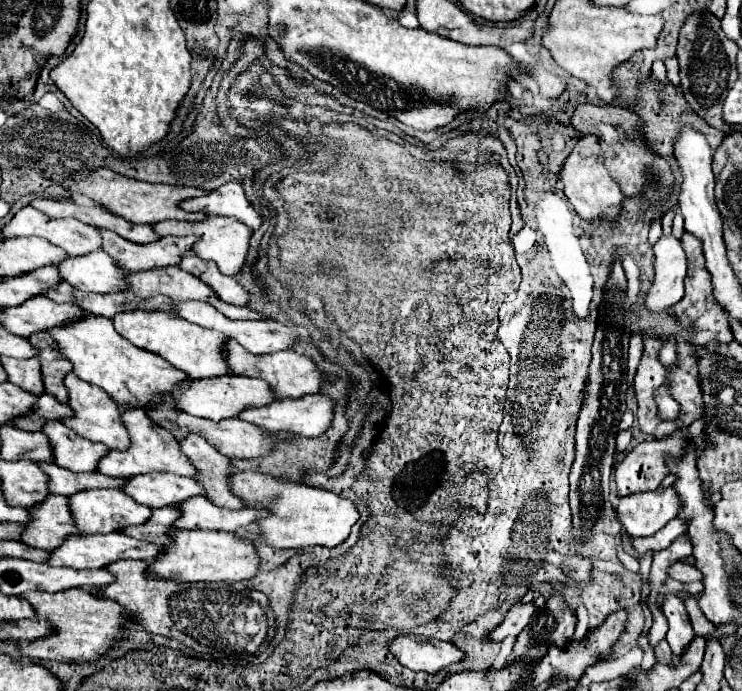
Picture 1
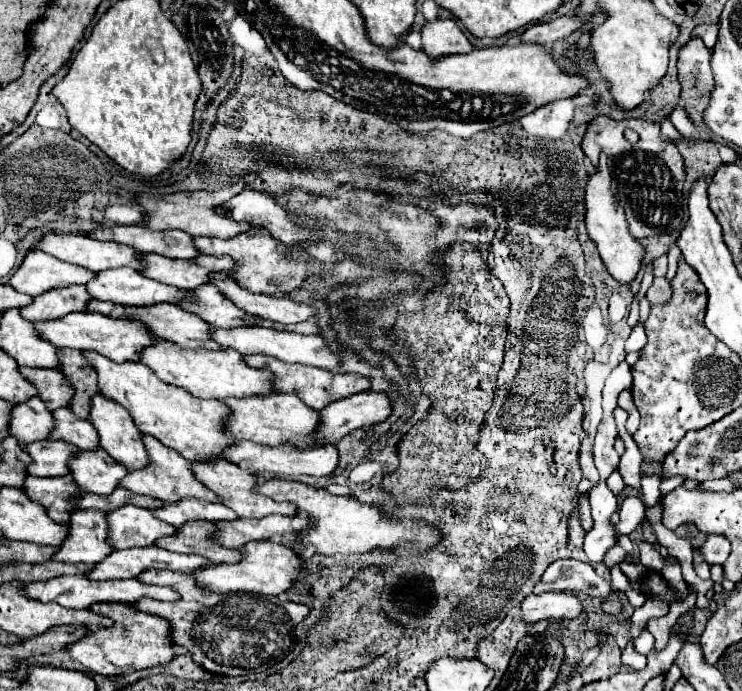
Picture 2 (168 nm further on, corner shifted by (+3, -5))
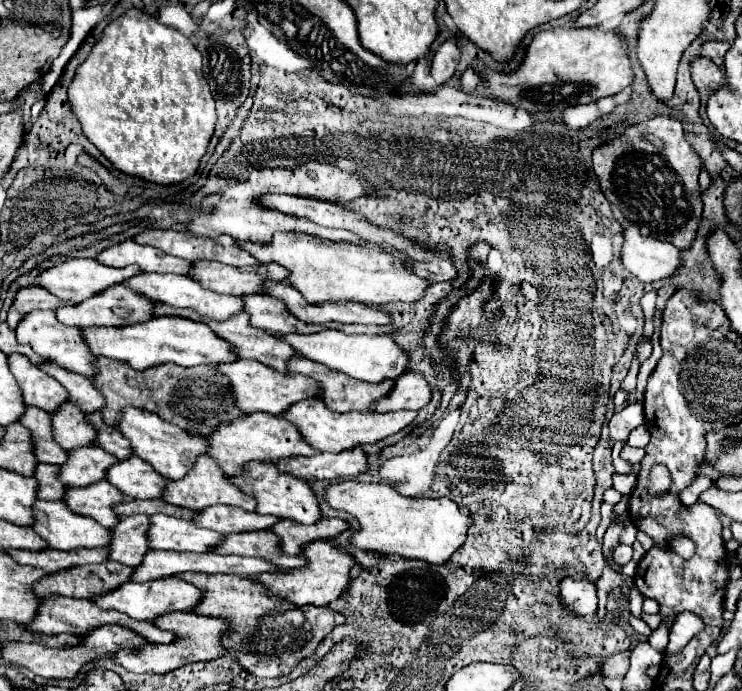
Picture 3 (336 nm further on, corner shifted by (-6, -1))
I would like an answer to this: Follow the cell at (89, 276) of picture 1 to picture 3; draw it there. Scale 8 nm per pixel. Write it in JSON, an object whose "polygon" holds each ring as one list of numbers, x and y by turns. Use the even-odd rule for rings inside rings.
{"polygon":[[139,272,139,276,131,276,131,280,127,280,127,284,123,286,137,288,137,292,143,292,143,296,149,296,151,300,157,300,157,302,171,304,175,308,191,308,199,312,203,318,213,318,213,320,227,320,231,314,237,314,243,308,243,302,239,296,223,296,223,294,211,292,187,276,175,276,175,274,163,276,163,274]]}

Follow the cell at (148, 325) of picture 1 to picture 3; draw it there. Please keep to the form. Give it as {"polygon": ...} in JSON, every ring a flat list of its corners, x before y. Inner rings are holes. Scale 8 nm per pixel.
{"polygon":[[235,360,233,364,213,364,213,368,221,376,227,376,231,384,231,392,235,392,235,406,247,414,261,410,261,412,279,416,291,404,305,400,305,398,315,398,319,392,319,384,311,380,309,376,275,372,273,368,267,368,265,364,259,364,257,360]]}

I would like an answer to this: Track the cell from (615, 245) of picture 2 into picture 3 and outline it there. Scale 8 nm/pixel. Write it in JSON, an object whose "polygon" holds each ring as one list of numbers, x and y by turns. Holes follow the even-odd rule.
{"polygon":[[635,222,621,226,621,264,641,282,655,282,669,276,679,264,679,250,671,242,641,236]]}

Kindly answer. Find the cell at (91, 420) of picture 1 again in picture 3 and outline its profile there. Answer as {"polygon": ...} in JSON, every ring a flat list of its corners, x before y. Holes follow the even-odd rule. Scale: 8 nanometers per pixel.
{"polygon":[[127,406,121,412,121,420,115,426,129,442,131,442,131,450,135,456,139,456,141,460,147,460,155,472,159,472,161,476,169,478,169,480,179,480,183,478,189,468,193,466,195,458,205,452,207,442,199,436,189,436,185,430,161,420,155,412,143,410,143,408,135,408,135,406]]}

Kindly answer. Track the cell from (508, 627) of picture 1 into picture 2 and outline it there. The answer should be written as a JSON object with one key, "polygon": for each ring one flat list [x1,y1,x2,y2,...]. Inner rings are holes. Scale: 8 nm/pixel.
{"polygon":[[544,592,538,596,530,594,522,602,522,614,530,622,544,618,572,620,582,614,582,602,572,592]]}

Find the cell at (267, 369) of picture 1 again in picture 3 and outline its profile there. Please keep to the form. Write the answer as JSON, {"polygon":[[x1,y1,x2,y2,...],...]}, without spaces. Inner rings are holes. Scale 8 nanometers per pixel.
{"polygon":[[293,356,293,358,287,362,287,370,289,370,289,372,297,372,297,374,305,374,305,376,311,376,313,380,319,380,319,386,323,388,323,392,319,392,317,398,321,398,321,400,325,402,325,406,331,408,331,410,335,410,335,412,349,412,349,410,367,412,369,406,371,406,377,398,389,394,389,390,393,388,393,382,391,382,391,380,383,380,383,382,379,382,379,384,367,384,367,382,355,380,355,378,343,374,343,372,329,370,327,366,317,364,317,362,313,362,313,360,307,360,307,358,303,358,303,356]]}

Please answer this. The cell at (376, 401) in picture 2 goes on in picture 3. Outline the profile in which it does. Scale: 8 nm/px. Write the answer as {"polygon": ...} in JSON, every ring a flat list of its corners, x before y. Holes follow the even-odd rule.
{"polygon":[[407,372,395,380,391,396,383,396,371,404,371,412,395,412,395,410,419,410,431,400,431,388,419,372]]}

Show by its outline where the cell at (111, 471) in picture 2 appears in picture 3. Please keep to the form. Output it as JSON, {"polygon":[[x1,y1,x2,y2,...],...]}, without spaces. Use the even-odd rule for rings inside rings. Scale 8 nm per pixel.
{"polygon":[[129,456,127,460,115,462,107,474,105,480,111,482,119,492,123,492,129,498,161,498,161,492,165,488,165,478,159,476,151,464,145,460,139,460,139,456]]}

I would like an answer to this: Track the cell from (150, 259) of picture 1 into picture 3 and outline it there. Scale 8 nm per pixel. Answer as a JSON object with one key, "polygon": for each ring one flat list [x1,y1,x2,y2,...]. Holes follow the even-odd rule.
{"polygon":[[197,260,191,264,191,278,203,288,219,294,265,294,265,280,287,278,287,270,281,264,255,264,255,266,225,266,211,260]]}

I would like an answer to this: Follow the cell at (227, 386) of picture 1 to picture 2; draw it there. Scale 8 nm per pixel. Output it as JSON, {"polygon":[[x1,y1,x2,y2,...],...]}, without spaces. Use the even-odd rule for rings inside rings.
{"polygon":[[276,392,274,396,266,396,266,400,224,400,224,404,234,408,234,416,230,416,230,436,236,440,250,440,266,446,290,444,296,450,320,446,316,440,320,412,308,408,296,394]]}

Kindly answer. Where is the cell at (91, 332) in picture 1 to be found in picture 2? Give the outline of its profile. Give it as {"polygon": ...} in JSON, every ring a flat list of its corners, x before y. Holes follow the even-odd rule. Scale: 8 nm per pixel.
{"polygon":[[84,352,84,356,94,364,98,372,98,386,106,398,116,400,126,410,130,410,134,424,142,434,150,434,160,440,164,446,176,450,190,462,206,462,210,458,220,458,226,448,236,444,234,438,226,436,224,424,232,410,218,400,198,400,190,396,184,388,174,388,170,384,162,384,150,368,142,362,126,362,114,364,96,352]]}

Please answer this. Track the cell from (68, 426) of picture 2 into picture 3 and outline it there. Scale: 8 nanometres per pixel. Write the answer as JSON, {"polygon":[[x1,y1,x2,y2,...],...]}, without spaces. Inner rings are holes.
{"polygon":[[99,412,87,414,87,422,91,422,91,426,95,426,95,430,97,430,95,446,113,454,117,460,125,460,133,454,129,448,129,440,125,440,125,436,119,430,115,430,113,426,107,426]]}

